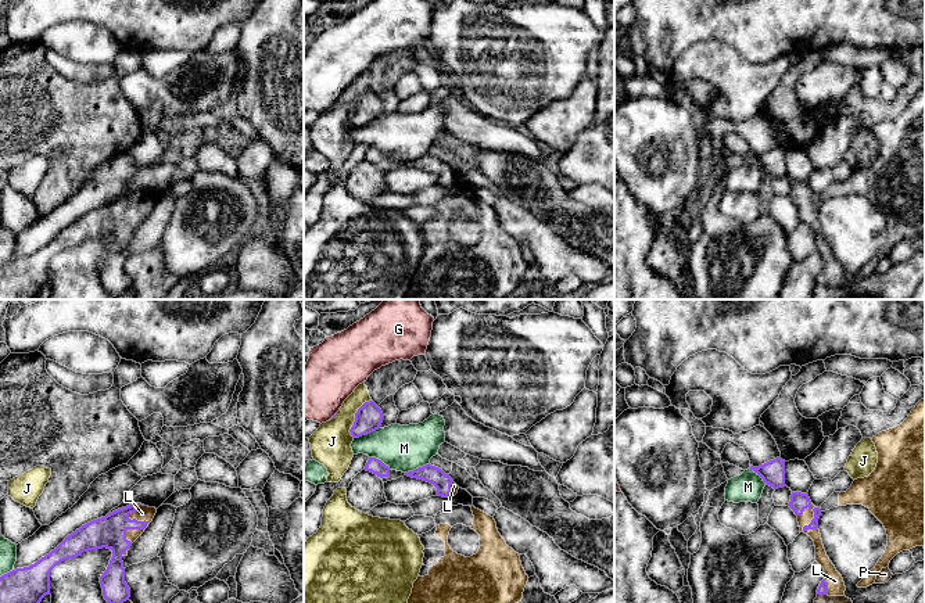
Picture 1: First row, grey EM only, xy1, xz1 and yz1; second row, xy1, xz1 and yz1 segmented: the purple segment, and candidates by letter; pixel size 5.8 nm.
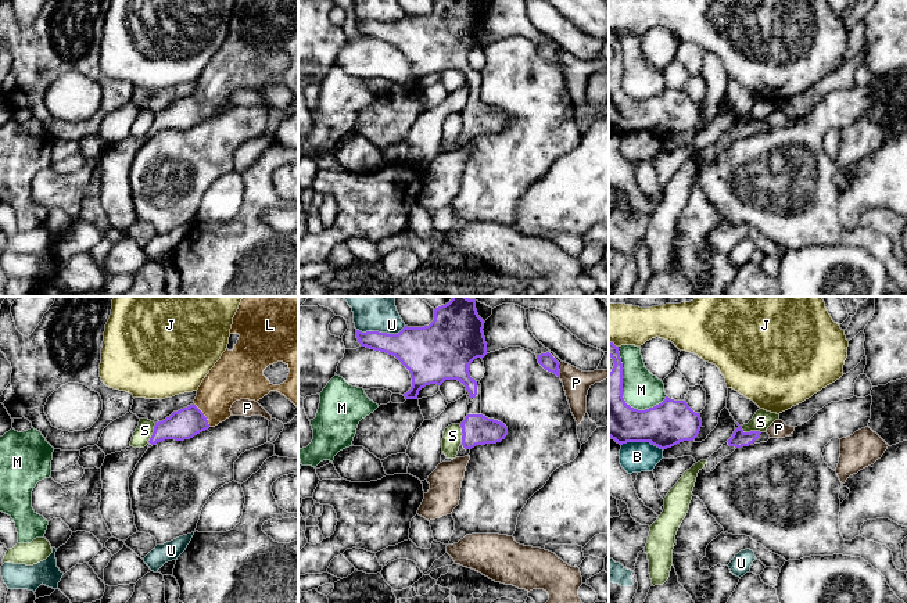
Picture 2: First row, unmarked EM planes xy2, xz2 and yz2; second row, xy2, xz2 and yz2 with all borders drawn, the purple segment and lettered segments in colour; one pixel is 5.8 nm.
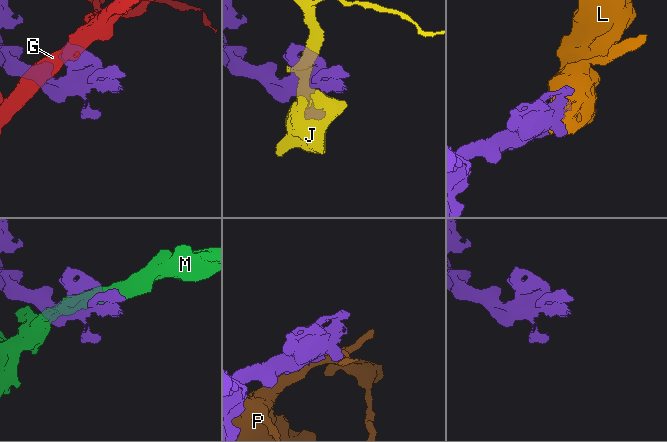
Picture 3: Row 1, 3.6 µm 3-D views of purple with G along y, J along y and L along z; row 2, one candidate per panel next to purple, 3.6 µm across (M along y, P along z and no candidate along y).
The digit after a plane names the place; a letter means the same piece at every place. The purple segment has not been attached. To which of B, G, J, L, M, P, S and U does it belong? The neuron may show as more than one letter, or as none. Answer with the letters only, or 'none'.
L

